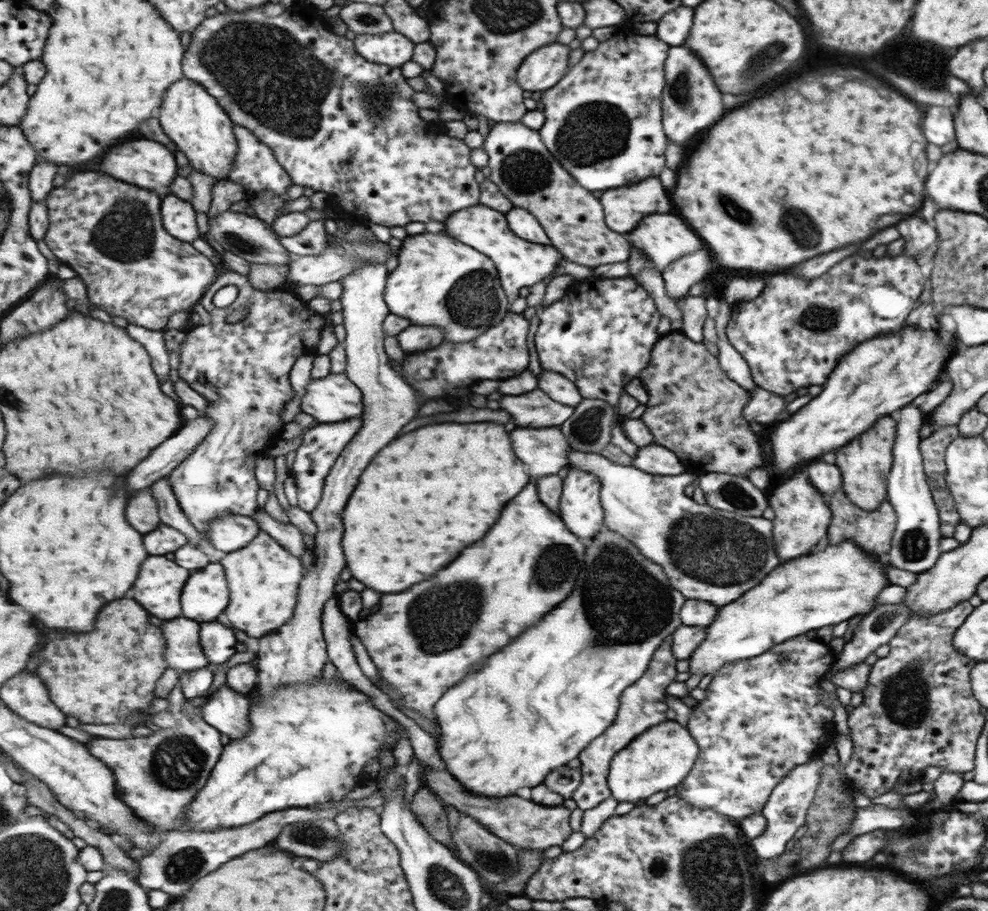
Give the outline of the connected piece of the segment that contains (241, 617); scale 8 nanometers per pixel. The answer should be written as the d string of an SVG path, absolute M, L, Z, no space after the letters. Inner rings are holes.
M263 529L245 548L227 553L221 562L231 580L231 608L225 616L229 622L257 639L279 630L294 618L295 607L306 569L302 560Z

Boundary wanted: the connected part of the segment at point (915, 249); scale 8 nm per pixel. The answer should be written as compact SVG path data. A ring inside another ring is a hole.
M919 213L911 216L911 220L903 220L903 223L897 224L895 229L899 232L900 238L904 242L903 254L909 257L921 256L936 238L936 230L933 230Z

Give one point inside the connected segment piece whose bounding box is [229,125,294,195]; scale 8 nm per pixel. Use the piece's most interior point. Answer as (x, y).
(257, 169)

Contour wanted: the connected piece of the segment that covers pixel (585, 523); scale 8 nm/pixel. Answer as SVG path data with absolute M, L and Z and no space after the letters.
M569 467L561 498L562 519L582 541L593 539L605 527L601 484L594 474Z

